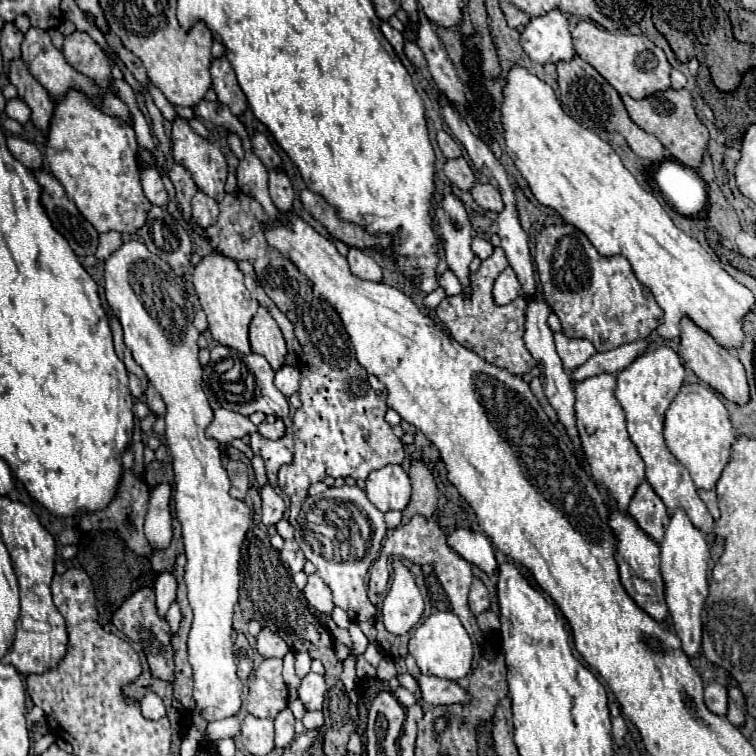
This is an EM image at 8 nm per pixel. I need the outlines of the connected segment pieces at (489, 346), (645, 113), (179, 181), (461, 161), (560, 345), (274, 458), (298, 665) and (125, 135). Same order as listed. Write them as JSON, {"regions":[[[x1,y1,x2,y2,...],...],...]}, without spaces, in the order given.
{"regions":[[[495,248,495,252,481,262,477,272,469,274,469,284,471,284,471,294,465,296,463,292,457,296,447,296,437,308,437,318,447,326,449,334,463,346,475,350,481,358,485,358,489,364,499,366,509,370,511,374,523,376,535,366,533,356,527,352,525,342,523,342,523,332,525,332,525,310,527,310,527,300,513,300,507,306,497,306,491,298,491,286,499,272,507,268,507,258,501,248]],[[665,90,665,92,655,92,643,100,633,100,631,96,621,96,623,104,631,116,631,120,643,128,645,132,651,132,657,136,657,140,665,146,665,150,679,160,681,164,689,166,689,168,699,168,707,140,709,140,709,132,705,128,705,124,697,118,695,108,693,108,693,98,689,90]],[[175,164,175,166,169,170,169,178,171,178,173,186,175,186,177,202,179,202,179,206,181,206,183,218,185,218,187,222,195,224,193,218,191,218,191,196,195,196,197,186,195,186,191,174,189,174,183,166,177,166,177,164]],[[455,158,455,160,447,160,445,168,443,168,445,176,451,180,451,184,459,186,461,190,471,190,473,184,477,182,477,176,475,172,471,170,469,162,465,158]],[[555,334,555,346,557,354,563,362,563,368,571,372,571,368,579,368,579,364,585,364,597,350,589,340,573,340,565,334]],[[287,420,287,432,283,438,279,440,267,440,261,434,251,434,251,448,259,448,257,452,261,454,261,458,265,460,267,476,269,476,269,484,275,488,275,492,289,504,289,496,279,488,277,484,277,472,281,468,281,464,289,464,291,452,293,452,293,432,291,432,291,422]],[[305,652,295,654,295,670,297,670,297,676,299,676,299,678,307,676,309,666,311,666,311,656,309,656,309,654,305,654]],[[71,90,63,102,55,106,49,136,47,136,47,162,51,174,61,182,65,194,75,202,79,212,85,216,87,222,95,226,97,232,121,232,121,234,135,234,147,218,147,212,151,208,151,202,143,196,141,190,141,178,139,178,139,164,137,164,137,138,133,128,123,126,117,118,101,114,95,106,89,104,89,100,77,92]]]}

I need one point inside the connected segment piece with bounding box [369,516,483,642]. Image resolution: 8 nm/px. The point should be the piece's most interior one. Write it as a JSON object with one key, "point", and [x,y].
{"point":[422,541]}

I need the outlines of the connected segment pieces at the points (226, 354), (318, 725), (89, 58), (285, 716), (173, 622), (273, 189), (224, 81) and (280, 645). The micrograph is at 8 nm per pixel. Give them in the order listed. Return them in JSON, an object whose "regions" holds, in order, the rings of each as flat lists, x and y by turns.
{"regions":[[[215,346,211,350,211,360,203,368,203,384,205,394,211,408,227,408,231,412,239,412,243,416,251,416,253,412,263,412,265,416,287,418,289,402,273,384,273,368,259,354,239,354,227,346]],[[307,711,307,714,303,716,303,726,307,728,307,730,311,730,311,728,315,728,315,730,321,730,325,725,325,719,322,711]],[[73,32,63,38,63,56,77,72,93,78,99,86,109,88,111,64,103,50,85,32]],[[285,708,283,712,279,712,279,716,275,718,275,746,277,748,287,748,291,744,291,740,295,738,295,716,289,708]],[[171,604,165,620,167,620,169,626,171,626,171,636,175,636,175,632,179,630,179,620,181,620,181,612,179,612,179,606,177,606,177,604]],[[269,172,269,194,279,212,287,214,293,210,295,192,285,172]],[[217,58,211,62,211,76,213,76,213,90,217,92,217,98,221,104,229,106,231,114,243,116,247,110,247,98,243,90,239,88,239,82,235,78,235,72,227,58]],[[263,628,261,634,257,636,257,652,263,658,283,658,289,652,289,646,285,644,285,640,281,636]]]}

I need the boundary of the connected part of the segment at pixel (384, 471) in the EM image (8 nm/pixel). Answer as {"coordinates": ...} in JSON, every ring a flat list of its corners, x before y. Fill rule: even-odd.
{"coordinates":[[387,464,367,476,367,498,381,510,403,510,411,496,409,476,401,466]]}

